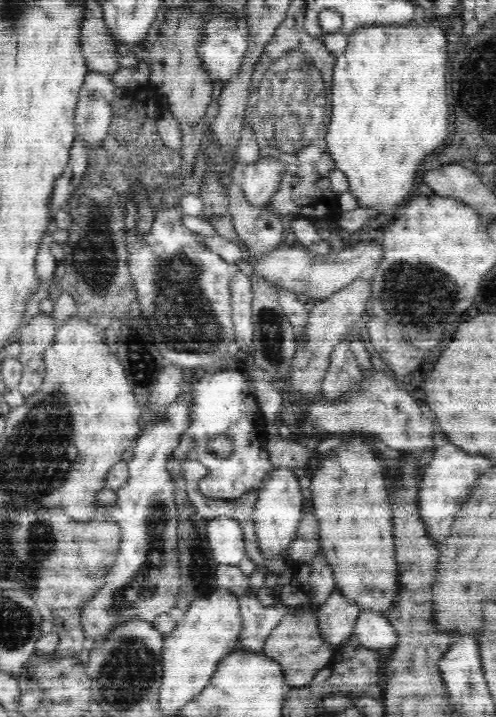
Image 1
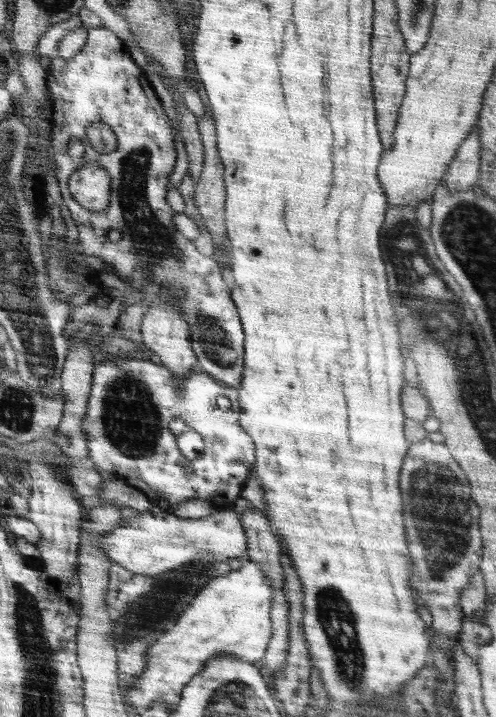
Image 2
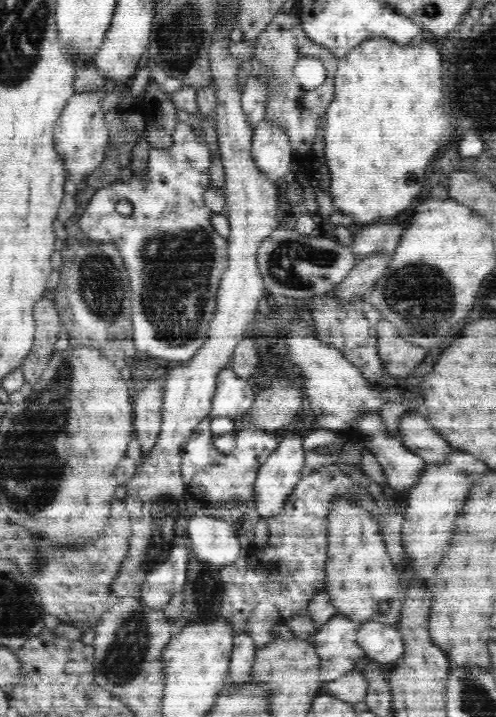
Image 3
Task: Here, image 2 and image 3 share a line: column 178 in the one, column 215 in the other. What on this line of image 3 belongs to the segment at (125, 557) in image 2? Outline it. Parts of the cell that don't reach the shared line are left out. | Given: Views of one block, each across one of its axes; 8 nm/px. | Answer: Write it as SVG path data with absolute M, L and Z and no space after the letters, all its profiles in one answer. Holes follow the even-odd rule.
M194 515L187 531L192 554L204 563L220 568L234 564L241 556L237 530L223 518Z

